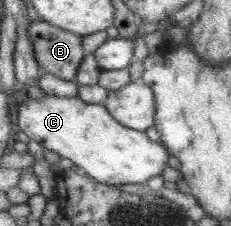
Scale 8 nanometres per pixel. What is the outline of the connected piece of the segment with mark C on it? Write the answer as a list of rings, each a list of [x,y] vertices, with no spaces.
[[[46,95],[42,100],[25,96],[19,104],[17,125],[45,150],[69,159],[91,178],[107,185],[146,184],[149,178],[164,174],[168,157],[172,156],[164,144],[152,142],[146,132],[118,122],[105,105],[88,103],[77,96]]]

